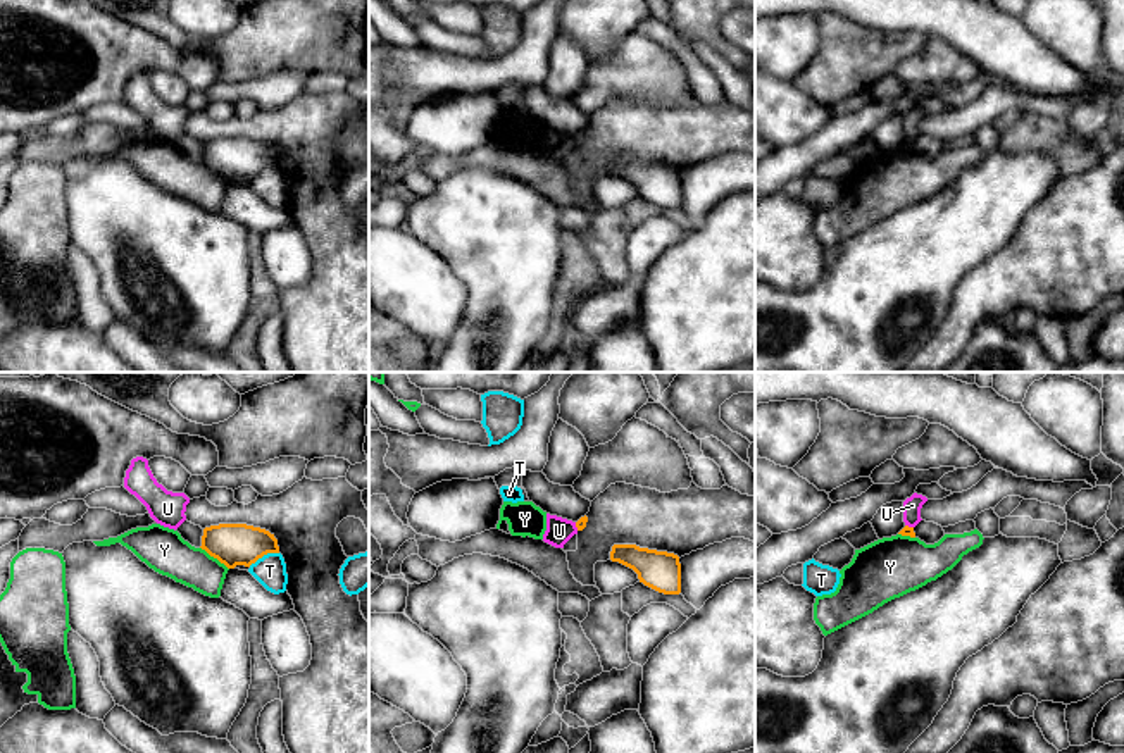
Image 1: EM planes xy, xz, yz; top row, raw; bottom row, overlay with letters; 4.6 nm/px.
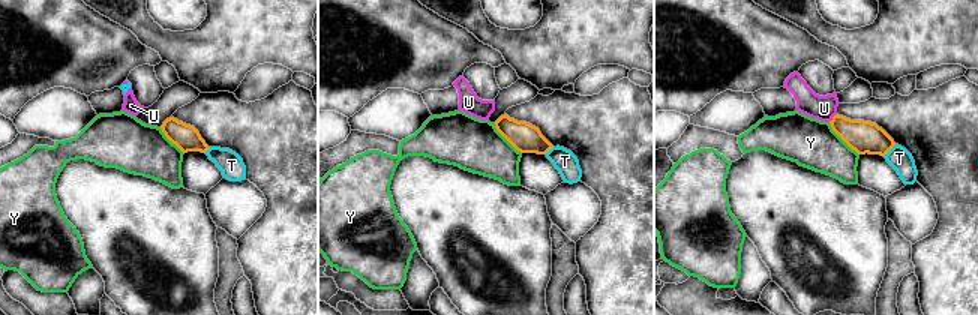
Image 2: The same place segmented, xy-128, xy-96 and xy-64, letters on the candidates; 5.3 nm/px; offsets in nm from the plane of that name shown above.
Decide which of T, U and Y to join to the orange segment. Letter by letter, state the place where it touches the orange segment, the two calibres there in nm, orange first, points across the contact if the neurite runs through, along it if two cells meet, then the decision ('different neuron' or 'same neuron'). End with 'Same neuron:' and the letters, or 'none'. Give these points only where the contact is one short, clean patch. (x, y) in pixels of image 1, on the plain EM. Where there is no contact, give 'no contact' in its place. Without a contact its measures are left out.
T: contact xy (262, 169); calibres 190 and 150 nm; different neuron
U: contact xz (576, 140); calibres 50 and 120 nm; border xz (574, 136), (578, 143); different neuron
Y: contact xy (214, 171); calibres 190 and 200 nm; border xy (200, 161), (228, 183); different neuron
Same neuron: none

